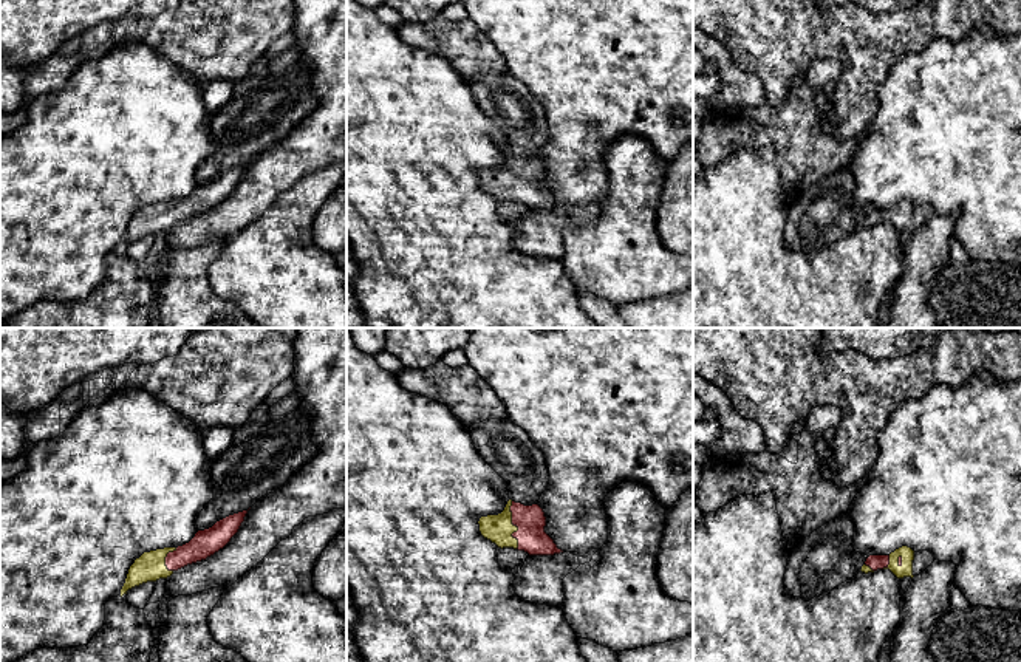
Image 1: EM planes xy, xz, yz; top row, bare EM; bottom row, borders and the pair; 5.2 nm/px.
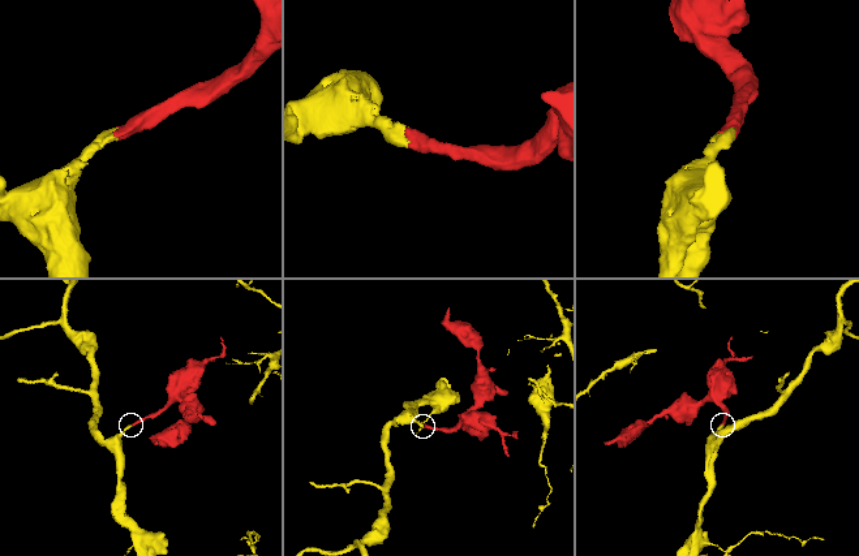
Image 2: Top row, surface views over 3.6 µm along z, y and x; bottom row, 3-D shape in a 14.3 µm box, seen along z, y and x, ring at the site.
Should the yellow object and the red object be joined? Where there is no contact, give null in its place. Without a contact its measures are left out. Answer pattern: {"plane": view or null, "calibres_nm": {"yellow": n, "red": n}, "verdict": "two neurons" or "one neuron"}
{"plane": "xz", "calibres_nm": {"yellow": 150, "red": 150}, "verdict": "one neuron"}

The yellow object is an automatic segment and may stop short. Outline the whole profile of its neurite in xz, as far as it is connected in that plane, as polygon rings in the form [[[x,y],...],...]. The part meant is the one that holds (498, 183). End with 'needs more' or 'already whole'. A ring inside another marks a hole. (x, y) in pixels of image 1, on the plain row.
[[[512,153],[498,169],[481,170],[480,186],[498,201],[514,201],[529,209],[554,209],[563,206],[545,186],[546,170],[538,158],[524,159]]]; needs more

